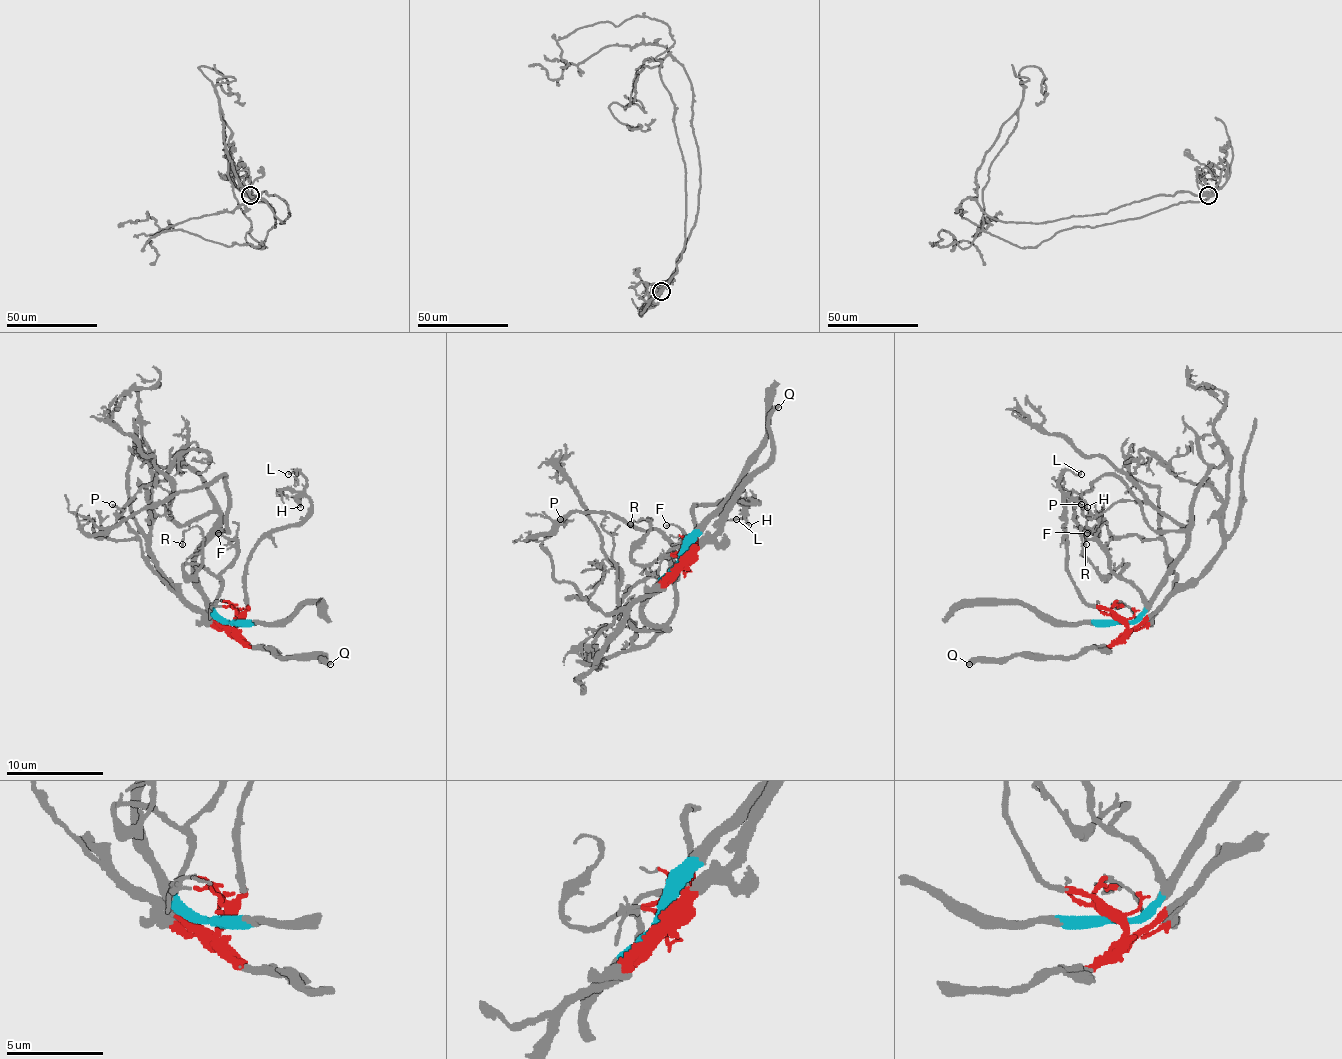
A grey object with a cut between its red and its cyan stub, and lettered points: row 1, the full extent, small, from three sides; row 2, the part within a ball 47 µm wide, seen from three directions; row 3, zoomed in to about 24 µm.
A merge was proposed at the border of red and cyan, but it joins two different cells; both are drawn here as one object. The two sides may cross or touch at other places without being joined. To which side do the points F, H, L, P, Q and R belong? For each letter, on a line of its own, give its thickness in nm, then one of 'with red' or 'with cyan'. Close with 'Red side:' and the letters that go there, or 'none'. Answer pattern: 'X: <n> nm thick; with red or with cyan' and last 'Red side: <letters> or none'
F: 130 nm thick; with cyan
H: 170 nm thick; with red
L: 200 nm thick; with red
P: 170 nm thick; with cyan
Q: 360 nm thick; with red
R: 170 nm thick; with cyan
Red side: H, L, Q

